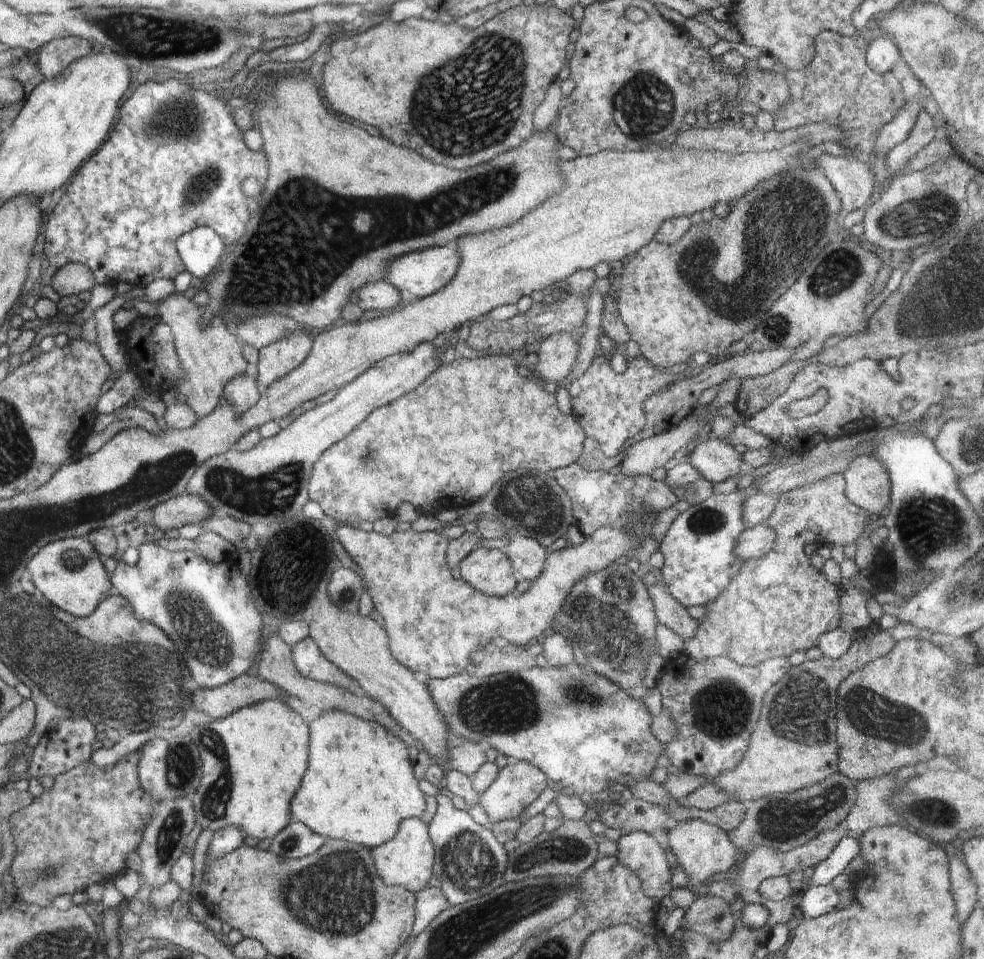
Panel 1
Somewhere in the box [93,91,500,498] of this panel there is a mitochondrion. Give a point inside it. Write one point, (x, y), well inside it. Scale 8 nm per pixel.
(179, 118)

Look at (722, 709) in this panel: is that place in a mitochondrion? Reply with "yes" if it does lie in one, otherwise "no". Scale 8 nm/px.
yes

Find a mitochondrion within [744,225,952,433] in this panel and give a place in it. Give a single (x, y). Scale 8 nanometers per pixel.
(838, 269)

